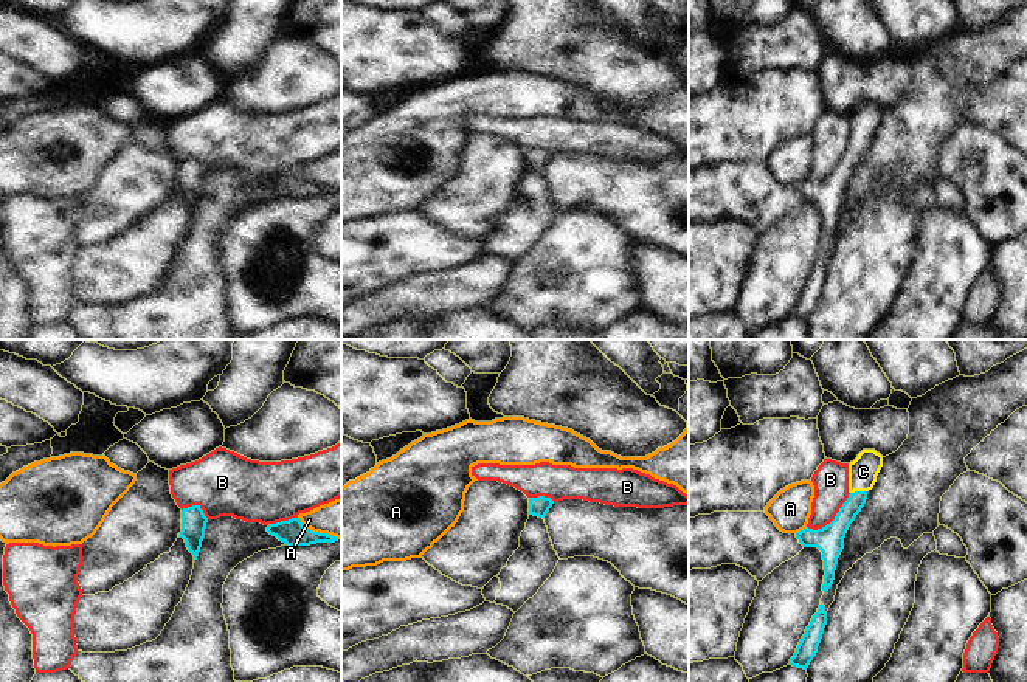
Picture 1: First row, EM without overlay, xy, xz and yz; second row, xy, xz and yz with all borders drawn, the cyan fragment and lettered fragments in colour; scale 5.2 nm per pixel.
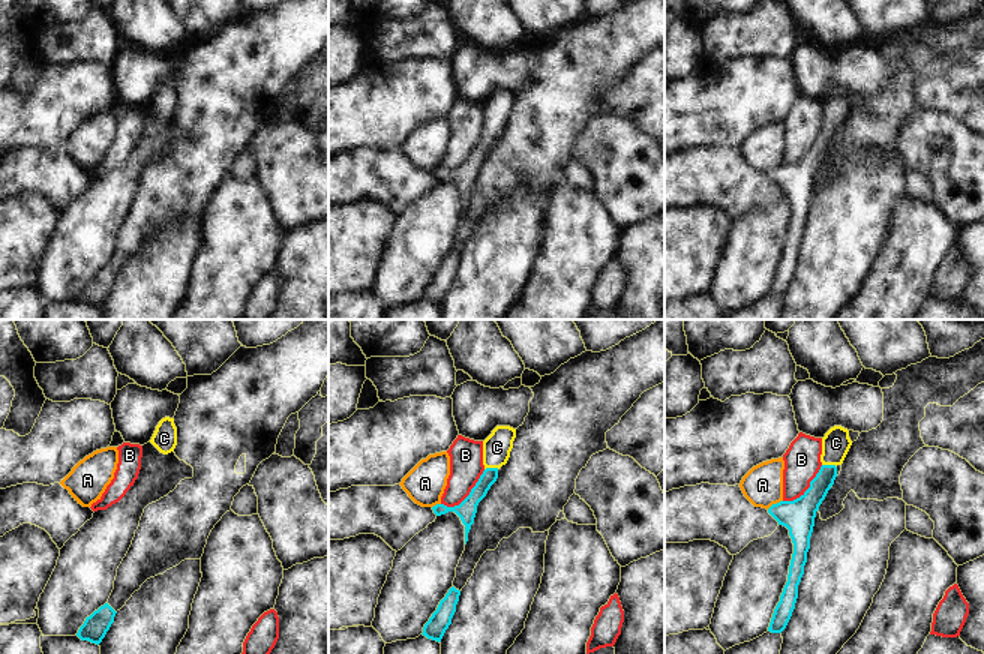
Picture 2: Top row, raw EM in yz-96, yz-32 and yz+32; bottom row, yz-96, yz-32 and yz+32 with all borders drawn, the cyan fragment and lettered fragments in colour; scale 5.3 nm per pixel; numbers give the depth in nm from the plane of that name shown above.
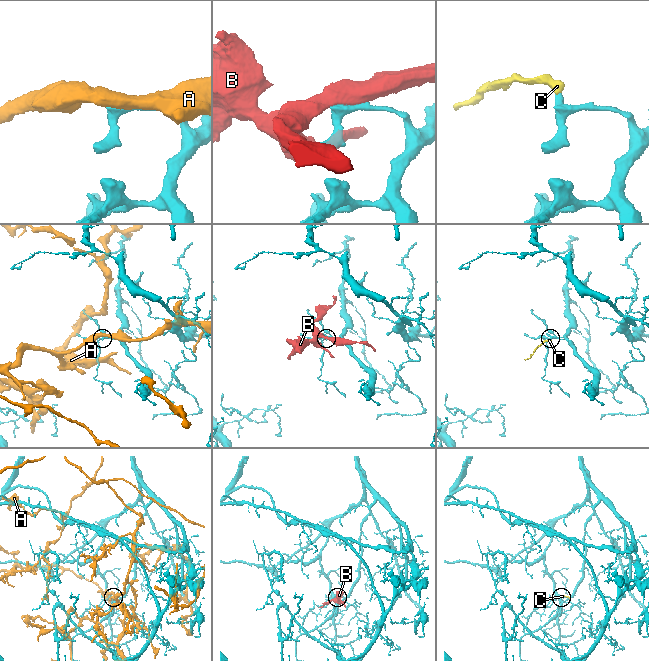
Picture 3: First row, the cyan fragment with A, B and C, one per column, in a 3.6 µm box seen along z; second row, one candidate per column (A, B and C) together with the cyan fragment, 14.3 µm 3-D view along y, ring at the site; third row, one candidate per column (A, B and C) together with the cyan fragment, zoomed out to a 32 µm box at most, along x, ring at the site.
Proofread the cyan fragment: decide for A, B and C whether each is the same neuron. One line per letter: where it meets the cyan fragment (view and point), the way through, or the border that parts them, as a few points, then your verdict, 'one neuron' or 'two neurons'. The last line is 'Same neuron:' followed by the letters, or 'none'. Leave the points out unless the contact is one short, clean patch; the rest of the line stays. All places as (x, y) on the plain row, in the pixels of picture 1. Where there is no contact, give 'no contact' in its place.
A: meets cyan in xy at (317, 185); two neurons
B: meets cyan in yz at (833, 172); two neurons
C: meets cyan in yz at (858, 144); runs through yz (835, 185), (855, 155), (858, 144), (863, 124); one neuron
Same neuron: C

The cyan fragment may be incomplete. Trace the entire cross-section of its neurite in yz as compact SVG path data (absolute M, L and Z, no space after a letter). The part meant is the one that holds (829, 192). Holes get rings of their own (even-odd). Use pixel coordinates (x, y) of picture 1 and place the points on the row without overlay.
M863 102L849 116L849 150L836 166L835 172L822 181L804 181L796 191L804 200L818 200L824 212L824 246L832 240L838 211L844 202L844 191L856 167L866 157L867 144L873 141L883 119L883 108L875 102Z

